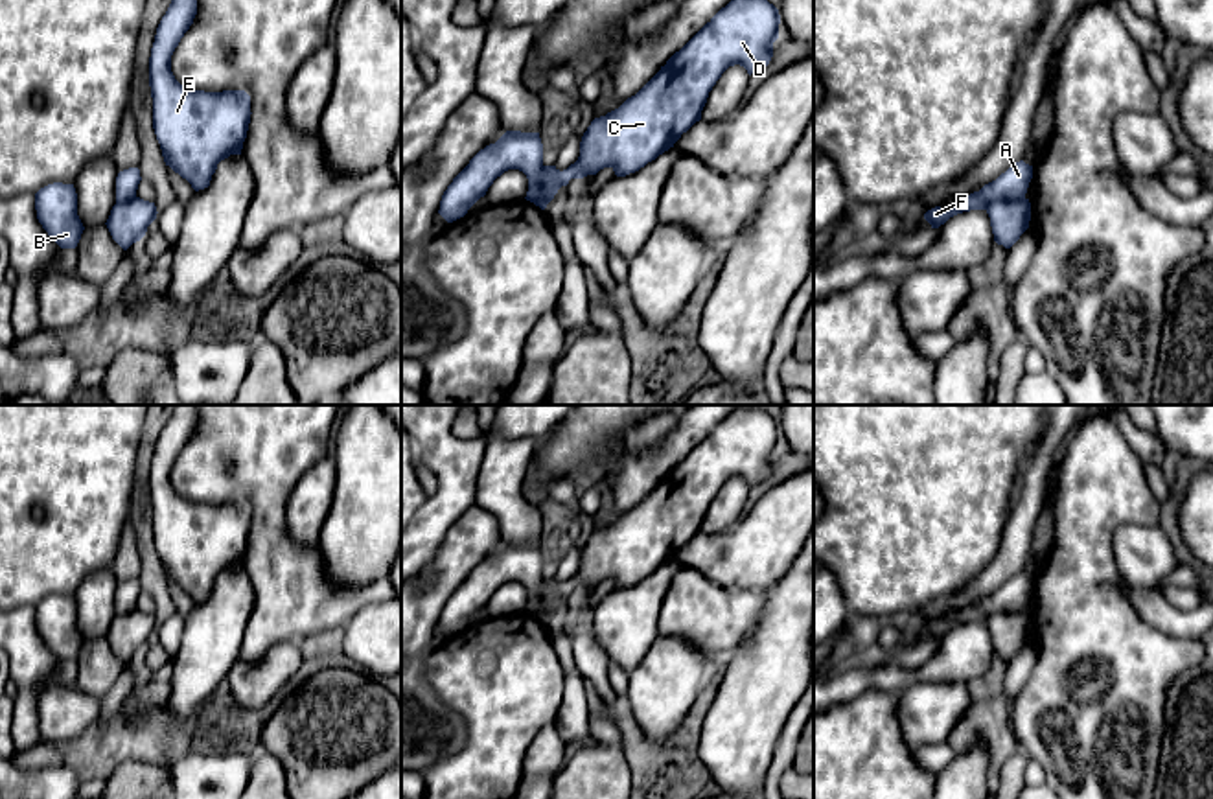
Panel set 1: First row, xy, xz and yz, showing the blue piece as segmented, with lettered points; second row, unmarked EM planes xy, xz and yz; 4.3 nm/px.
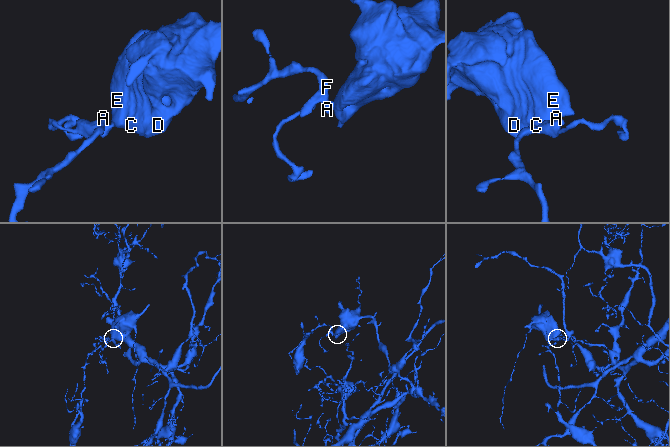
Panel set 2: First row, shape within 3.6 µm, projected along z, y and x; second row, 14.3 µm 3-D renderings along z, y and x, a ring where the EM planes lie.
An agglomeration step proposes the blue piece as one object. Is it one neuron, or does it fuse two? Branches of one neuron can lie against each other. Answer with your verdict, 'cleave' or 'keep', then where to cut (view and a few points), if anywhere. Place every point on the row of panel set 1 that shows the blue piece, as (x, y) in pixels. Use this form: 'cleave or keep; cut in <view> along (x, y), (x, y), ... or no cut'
cleave; cut in yz along (1024, 196), (996, 199), (983, 208)

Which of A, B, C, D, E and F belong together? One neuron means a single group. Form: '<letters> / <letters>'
A B F / C D E

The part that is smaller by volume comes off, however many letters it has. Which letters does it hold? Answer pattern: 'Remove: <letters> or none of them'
Remove: C, D, E

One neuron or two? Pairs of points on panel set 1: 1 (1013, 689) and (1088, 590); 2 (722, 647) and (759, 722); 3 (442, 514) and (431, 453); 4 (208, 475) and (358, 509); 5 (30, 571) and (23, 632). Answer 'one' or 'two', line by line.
1: two
2: two
3: one
4: two
5: two

